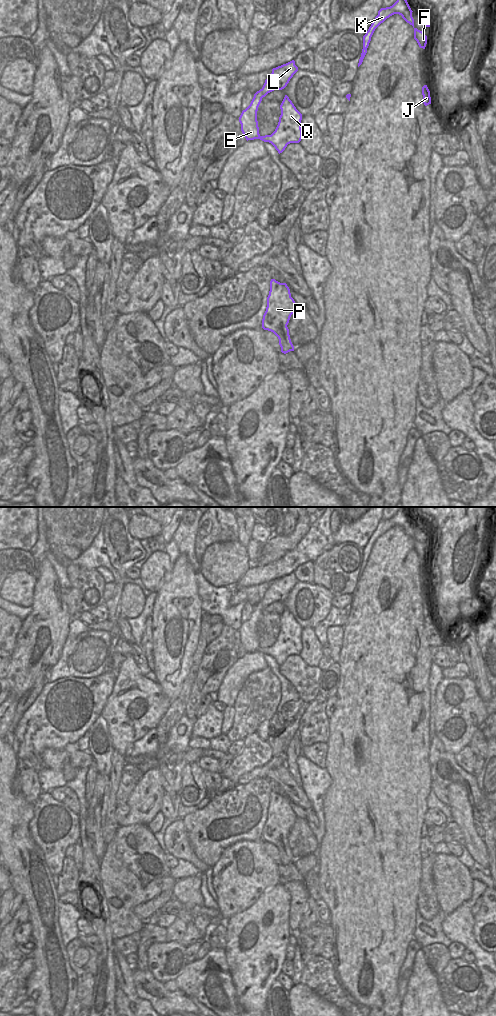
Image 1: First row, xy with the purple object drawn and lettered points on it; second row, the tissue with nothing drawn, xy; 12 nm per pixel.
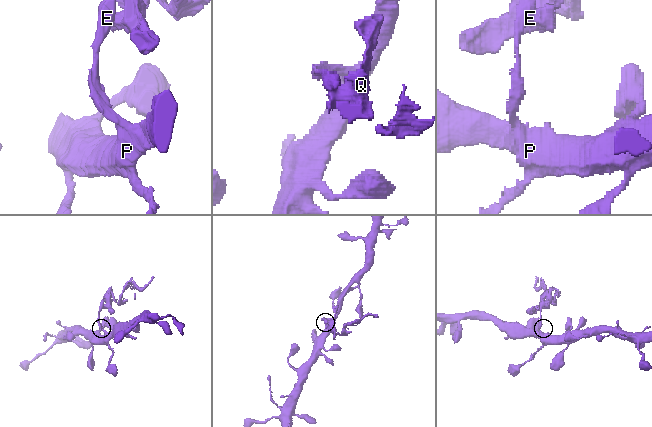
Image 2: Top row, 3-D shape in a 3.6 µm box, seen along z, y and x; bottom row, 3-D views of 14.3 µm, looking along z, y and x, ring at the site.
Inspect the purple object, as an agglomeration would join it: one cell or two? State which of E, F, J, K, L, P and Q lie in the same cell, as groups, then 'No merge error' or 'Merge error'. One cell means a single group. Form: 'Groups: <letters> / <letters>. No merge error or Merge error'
Groups: E P / F J K L Q. Merge error.

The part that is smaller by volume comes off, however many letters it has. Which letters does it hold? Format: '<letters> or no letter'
F, J, K, L, Q.

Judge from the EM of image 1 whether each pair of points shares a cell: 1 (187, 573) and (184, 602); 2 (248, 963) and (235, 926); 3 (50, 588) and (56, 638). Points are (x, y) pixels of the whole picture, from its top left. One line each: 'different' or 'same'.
1: same
2: same
3: same

